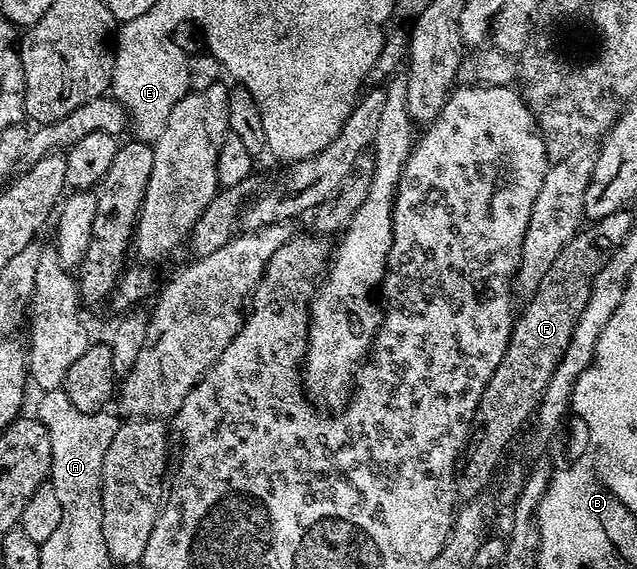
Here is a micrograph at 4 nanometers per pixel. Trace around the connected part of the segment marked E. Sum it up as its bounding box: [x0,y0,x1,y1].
[111,32,188,143]

